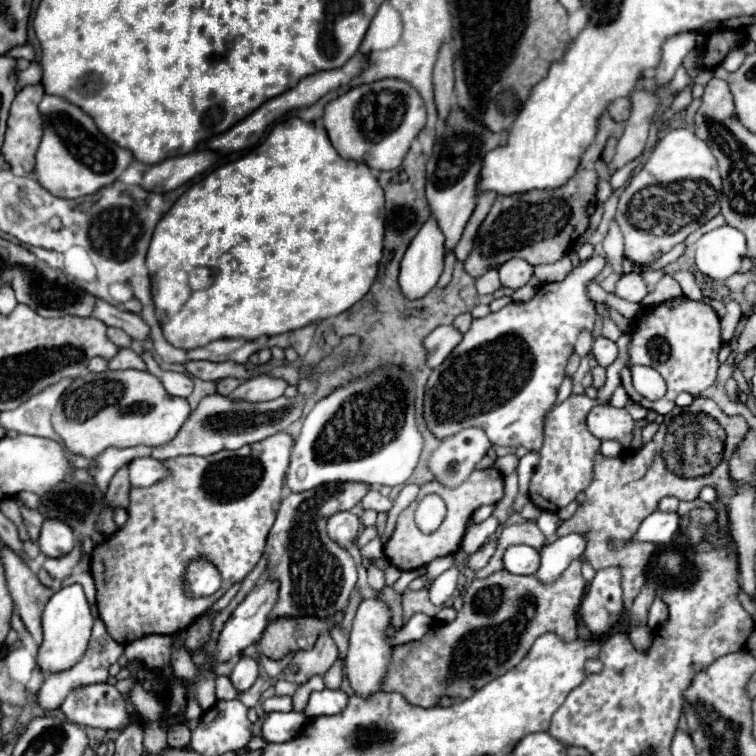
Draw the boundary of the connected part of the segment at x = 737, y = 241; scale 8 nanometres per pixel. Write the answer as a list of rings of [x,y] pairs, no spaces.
[[[721,226],[721,228],[715,228],[707,234],[703,234],[697,244],[695,244],[695,262],[697,262],[697,268],[709,276],[711,280],[725,280],[729,276],[733,276],[735,272],[739,272],[741,268],[741,260],[743,256],[747,254],[747,246],[745,246],[745,236],[733,228],[733,226]]]

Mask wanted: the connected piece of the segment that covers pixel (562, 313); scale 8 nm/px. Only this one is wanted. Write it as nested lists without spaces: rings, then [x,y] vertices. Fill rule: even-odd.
[[[591,256],[563,282],[543,284],[529,302],[511,302],[499,312],[491,312],[485,318],[475,318],[461,344],[429,376],[425,392],[425,420],[429,430],[439,438],[449,438],[463,428],[481,426],[495,446],[523,446],[529,452],[537,452],[539,424],[557,400],[557,390],[565,378],[565,366],[573,352],[575,340],[583,328],[593,330],[597,318],[595,304],[585,294],[585,282],[591,282],[605,268],[605,264],[607,260],[603,256]]]

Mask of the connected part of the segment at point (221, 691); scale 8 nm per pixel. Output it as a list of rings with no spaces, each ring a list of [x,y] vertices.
[[[219,676],[217,678],[217,698],[219,700],[233,700],[237,698],[239,692],[237,688],[231,684],[231,678],[229,676]]]

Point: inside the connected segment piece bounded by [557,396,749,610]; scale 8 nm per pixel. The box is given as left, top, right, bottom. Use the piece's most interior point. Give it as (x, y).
(625, 490)

